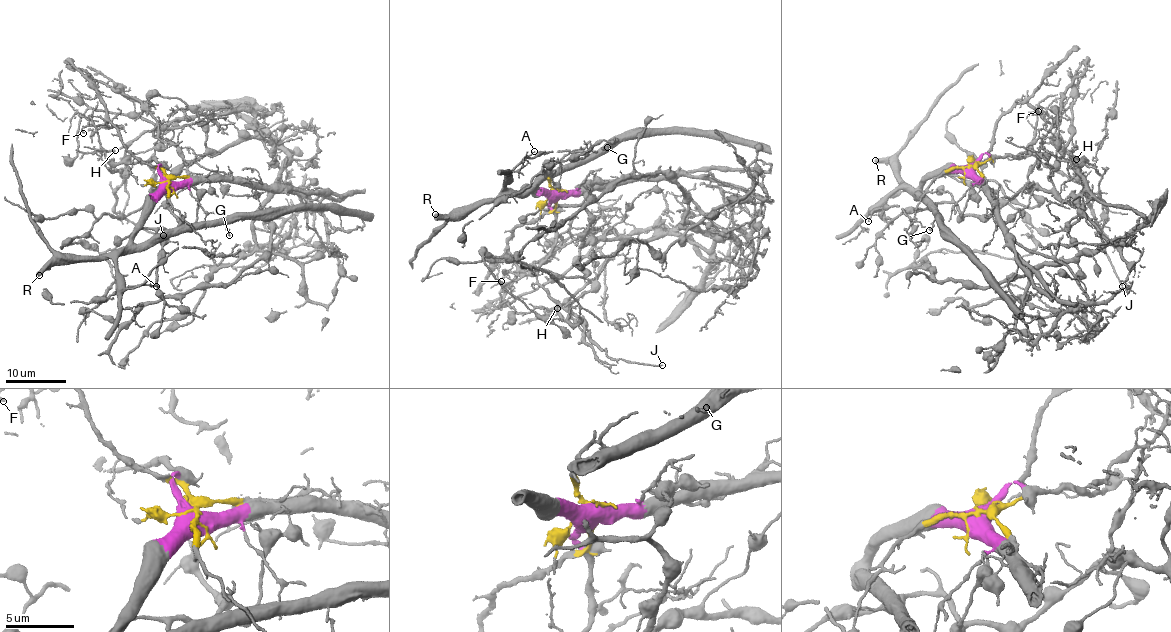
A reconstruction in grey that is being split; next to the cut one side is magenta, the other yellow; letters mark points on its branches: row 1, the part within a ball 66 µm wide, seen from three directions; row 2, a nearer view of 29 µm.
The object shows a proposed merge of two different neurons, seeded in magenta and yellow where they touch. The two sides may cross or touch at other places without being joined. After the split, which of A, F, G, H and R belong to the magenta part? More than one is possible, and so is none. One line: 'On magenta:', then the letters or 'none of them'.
On magenta: A, G, R

